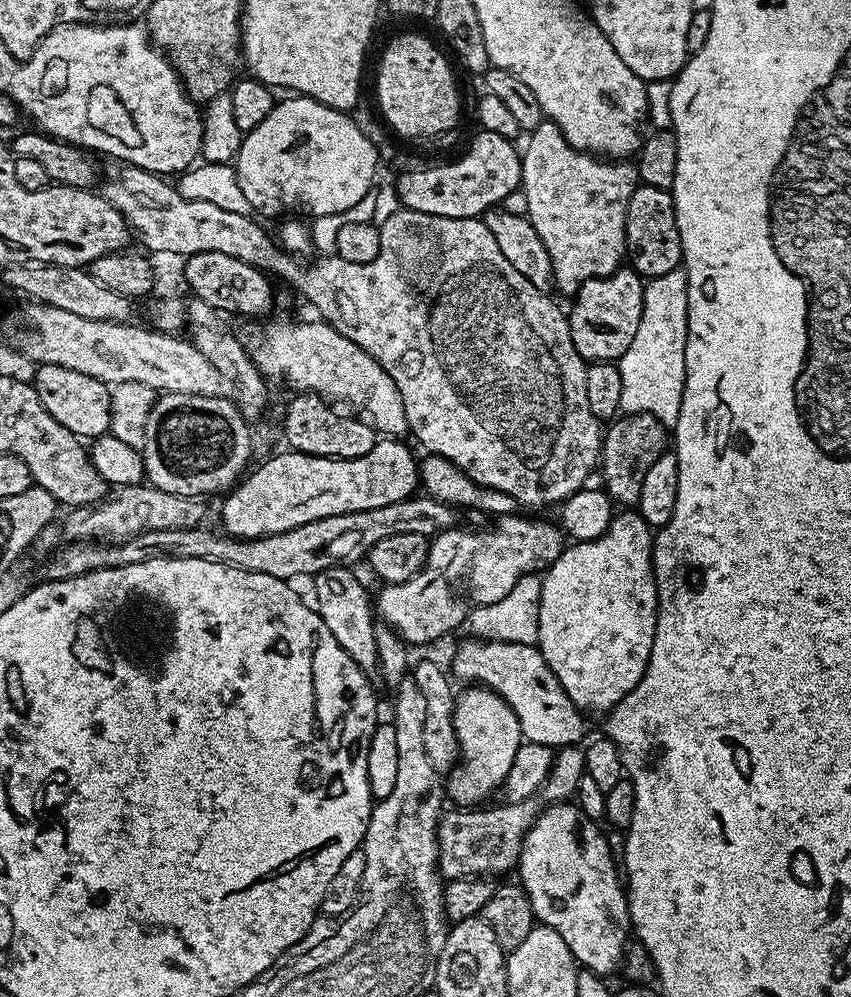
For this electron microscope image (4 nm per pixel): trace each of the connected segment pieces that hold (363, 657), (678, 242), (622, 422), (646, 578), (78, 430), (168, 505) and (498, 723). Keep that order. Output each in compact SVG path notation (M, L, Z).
M341 566L339 568L327 568L326 570L322 570L321 572L317 572L315 576L311 577L310 584L312 584L312 592L314 595L316 595L316 600L314 599L314 607L316 612L322 618L322 622L326 622L326 626L330 630L330 634L334 634L334 638L338 638L338 646L342 646L342 650L346 650L346 654L350 654L350 658L354 658L354 662L357 664L357 666L360 667L360 669L363 670L369 678L372 678L377 675L378 669L380 667L378 646L375 644L375 632L378 629L378 624L377 621L374 619L374 606L373 603L370 601L370 596L368 600L368 592L366 589L363 588L362 585L359 584L358 581L356 581L356 576L352 572L355 571L353 571L351 567Z
M640 184L634 194L630 194L630 206L626 206L627 263L641 278L651 278L670 274L670 270L681 267L683 258L682 238L671 191Z
M624 414L607 425L600 445L599 475L604 475L603 491L620 506L635 506L642 494L646 470L666 451L670 444L669 429L650 414Z
M620 510L608 529L593 540L572 542L542 576L536 644L542 658L554 670L562 690L585 713L607 714L630 690L638 686L648 665L656 633L656 579L652 569L653 529L636 510Z
M39 365L35 369L34 387L42 406L66 426L75 436L95 438L103 436L111 426L111 394L109 385L90 378L90 374L78 374L78 370L68 370L62 366Z
M147 483L125 484L109 491L103 500L87 508L74 508L64 520L64 532L72 542L119 542L143 532L182 530L201 527L204 516L203 499L194 496L166 494Z
M468 686L463 689L464 693L456 696L456 705L452 711L454 730L460 747L460 759L455 768L446 776L446 796L449 801L453 800L456 806L476 806L484 800L492 791L499 789L504 783L506 774L514 762L514 754L518 754L518 746L522 742L518 718L514 710L497 692L483 686Z

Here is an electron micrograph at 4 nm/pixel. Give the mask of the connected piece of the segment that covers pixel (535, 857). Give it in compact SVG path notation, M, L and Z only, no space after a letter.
M549 803L524 835L524 844L520 847L518 884L528 896L535 919L543 927L562 934L562 942L570 946L570 954L577 965L593 972L595 976L608 978L611 972L615 973L619 969L624 947L630 943L632 919L628 913L626 888L618 882L610 846L607 845L607 838L600 827L597 821L584 816L575 803Z

